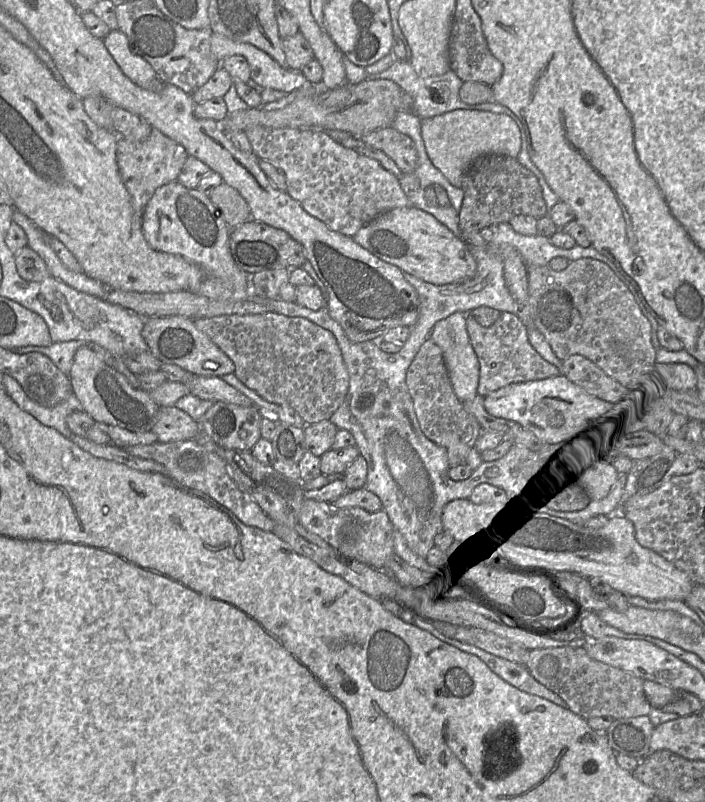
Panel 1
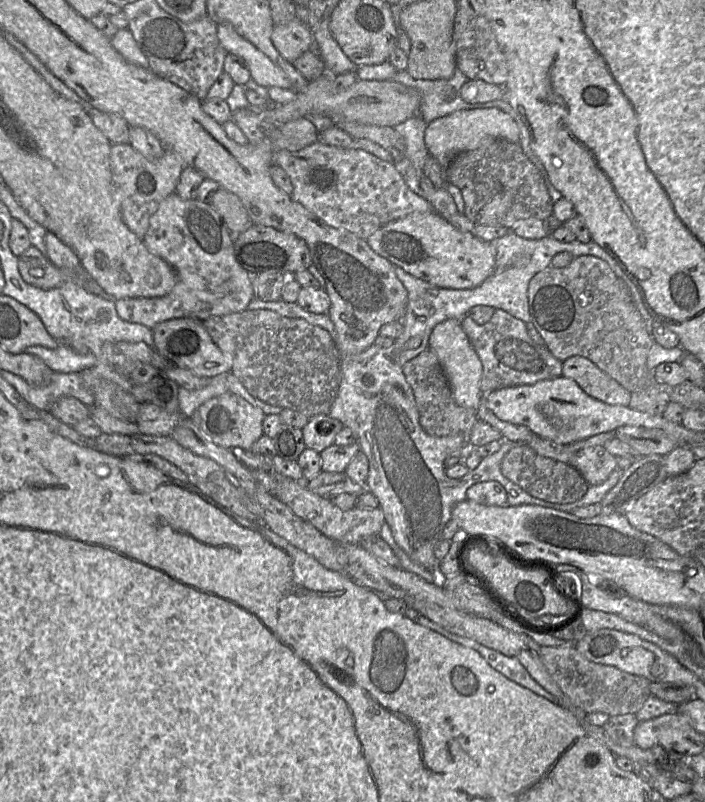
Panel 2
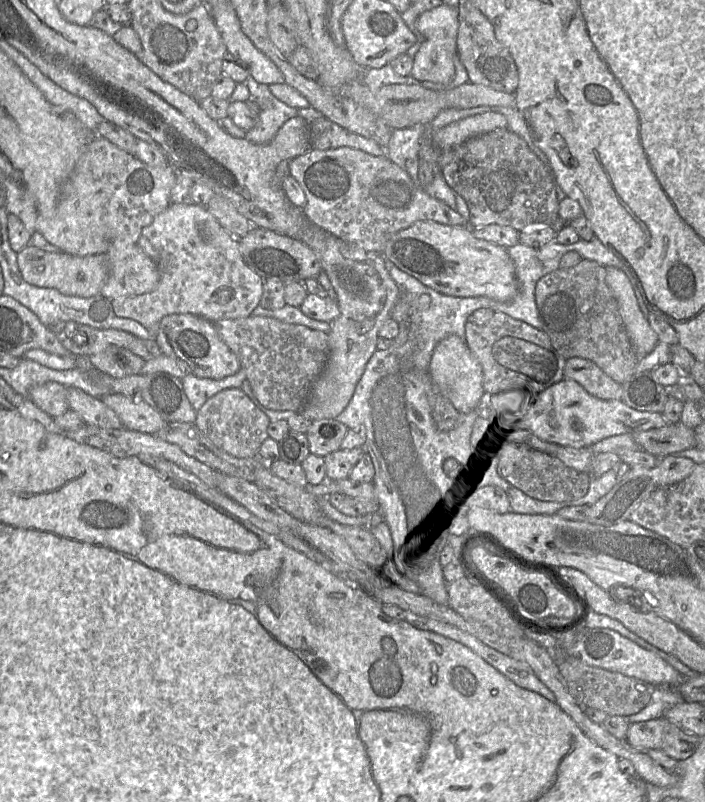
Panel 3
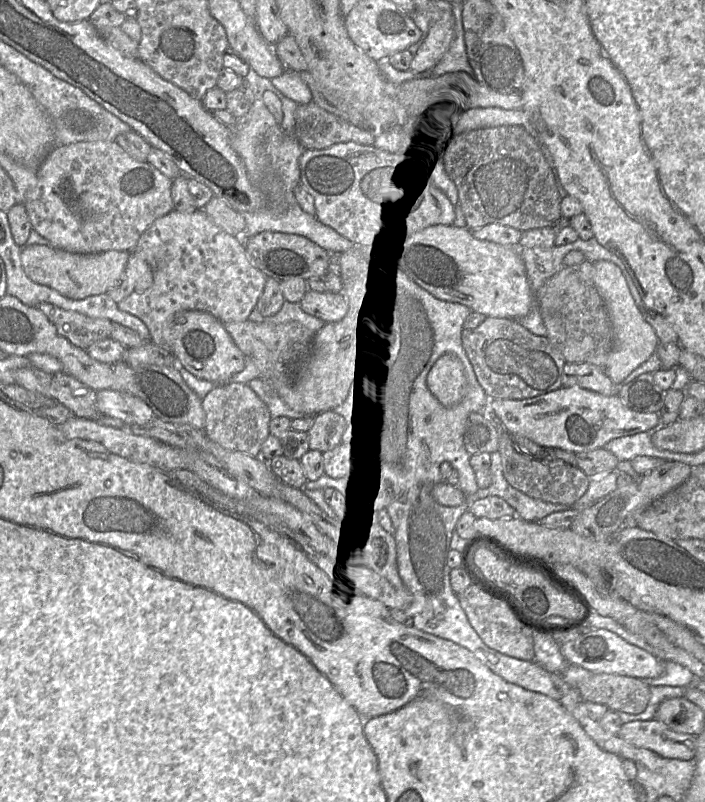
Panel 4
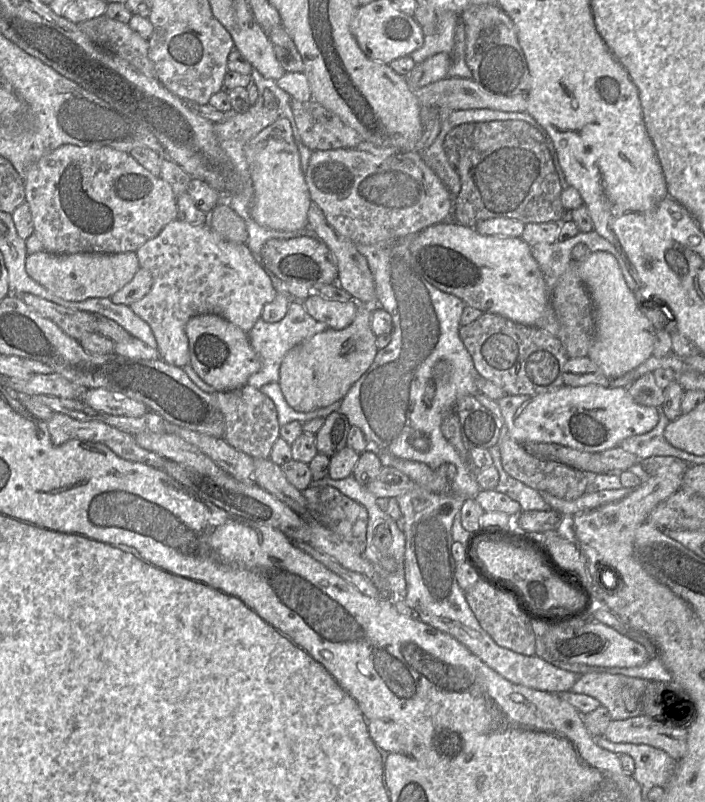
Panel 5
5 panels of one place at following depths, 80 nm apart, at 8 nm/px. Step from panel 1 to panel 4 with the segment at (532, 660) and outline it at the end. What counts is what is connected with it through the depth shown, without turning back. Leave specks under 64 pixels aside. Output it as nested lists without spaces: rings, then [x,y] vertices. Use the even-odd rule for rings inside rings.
[[[593,673],[576,687],[579,697],[603,704],[615,712],[641,713],[650,696],[650,686],[639,678],[618,674]]]

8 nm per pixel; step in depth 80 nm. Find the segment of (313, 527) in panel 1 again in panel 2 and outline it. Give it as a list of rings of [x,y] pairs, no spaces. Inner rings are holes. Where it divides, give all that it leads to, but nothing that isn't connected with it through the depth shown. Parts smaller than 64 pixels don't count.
[[[282,478],[278,481],[273,496],[285,504],[296,516],[310,523],[323,535],[342,544],[359,545],[366,537],[378,535],[385,523],[383,511],[379,507],[344,511],[331,503],[329,498],[313,493],[304,483],[290,478]]]

